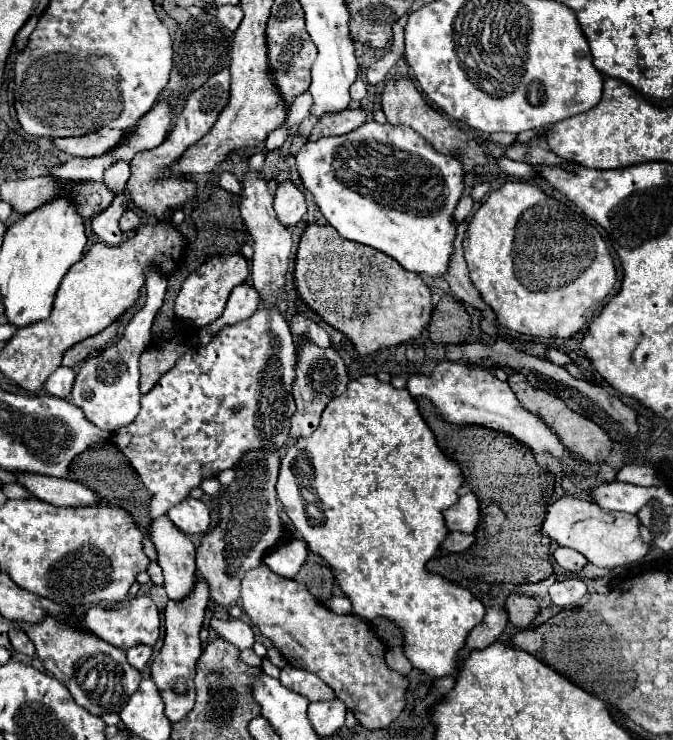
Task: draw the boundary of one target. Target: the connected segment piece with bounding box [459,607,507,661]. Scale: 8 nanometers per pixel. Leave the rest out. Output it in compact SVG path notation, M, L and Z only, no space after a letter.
M499 607L489 609L487 615L485 615L485 619L477 627L473 627L471 633L467 635L465 647L459 651L459 661L467 659L471 651L485 649L491 643L495 643L497 637L503 633L505 625L507 625L507 613L505 613L505 609L499 609Z

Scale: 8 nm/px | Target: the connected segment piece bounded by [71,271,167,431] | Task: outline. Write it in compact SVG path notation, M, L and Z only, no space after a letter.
M151 271L147 277L147 301L141 311L137 311L131 321L125 325L125 329L119 333L117 341L105 347L97 357L87 359L81 369L77 371L75 383L73 383L73 403L85 413L87 421L91 421L95 427L103 431L115 431L117 427L123 427L131 423L139 415L139 357L147 345L151 345L151 325L155 319L155 313L163 305L163 295L167 289L165 275L159 271Z

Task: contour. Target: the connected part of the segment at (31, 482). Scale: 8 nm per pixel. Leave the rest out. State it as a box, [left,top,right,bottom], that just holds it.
[15,473,99,507]

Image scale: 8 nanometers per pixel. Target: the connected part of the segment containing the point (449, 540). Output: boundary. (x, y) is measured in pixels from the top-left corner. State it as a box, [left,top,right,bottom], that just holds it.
[439,533,475,551]

